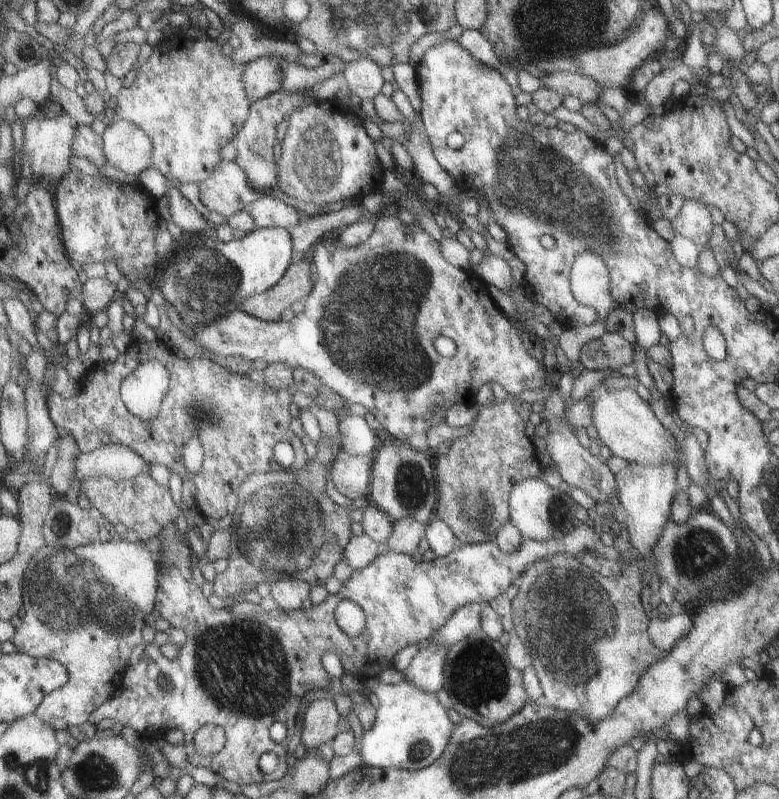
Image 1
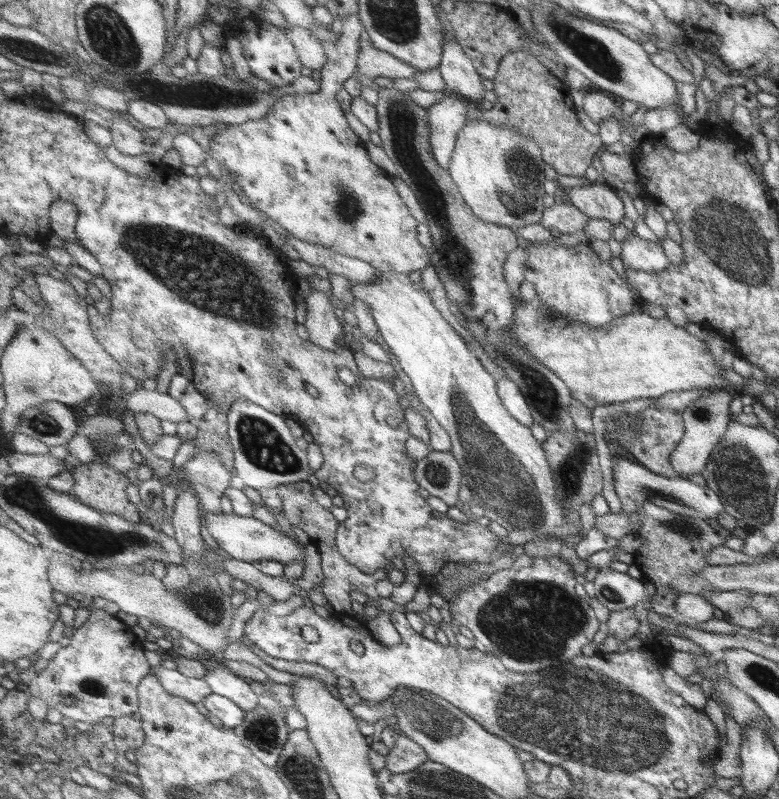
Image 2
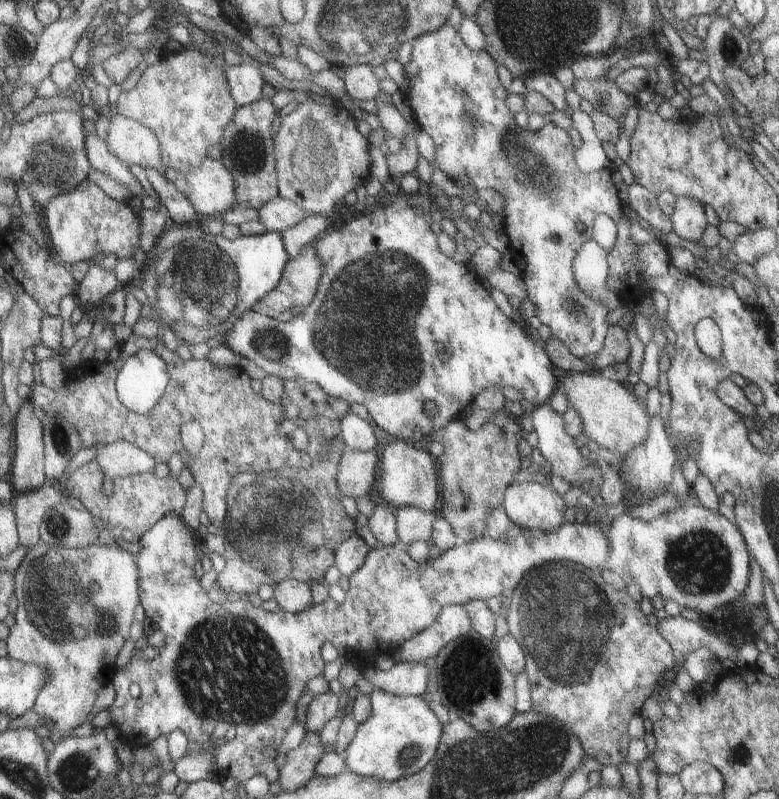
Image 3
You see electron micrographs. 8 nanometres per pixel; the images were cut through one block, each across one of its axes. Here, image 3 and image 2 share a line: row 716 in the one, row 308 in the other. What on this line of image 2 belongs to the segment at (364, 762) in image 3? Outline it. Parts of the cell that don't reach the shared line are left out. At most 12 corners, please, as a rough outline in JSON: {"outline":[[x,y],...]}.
{"outline":[[351,282],[509,544],[566,524],[542,445],[422,282]]}

